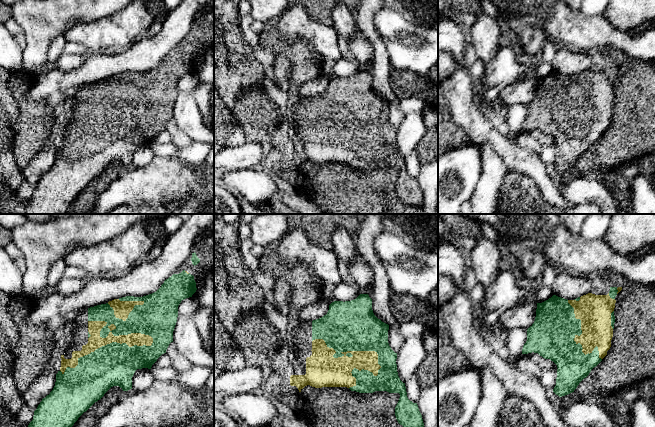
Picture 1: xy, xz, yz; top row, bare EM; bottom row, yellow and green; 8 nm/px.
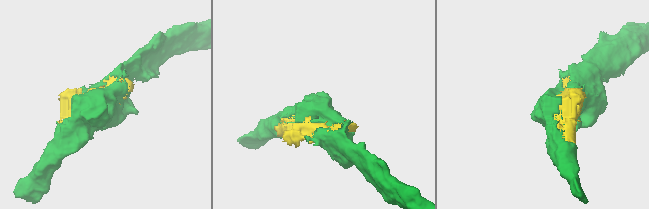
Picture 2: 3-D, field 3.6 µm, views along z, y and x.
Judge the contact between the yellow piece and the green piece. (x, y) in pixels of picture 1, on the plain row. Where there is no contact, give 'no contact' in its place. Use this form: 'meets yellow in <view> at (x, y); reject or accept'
meets yellow in xy at (106, 120); accept

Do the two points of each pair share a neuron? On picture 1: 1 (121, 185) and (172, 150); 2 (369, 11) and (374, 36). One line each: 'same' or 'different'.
1: different
2: same

